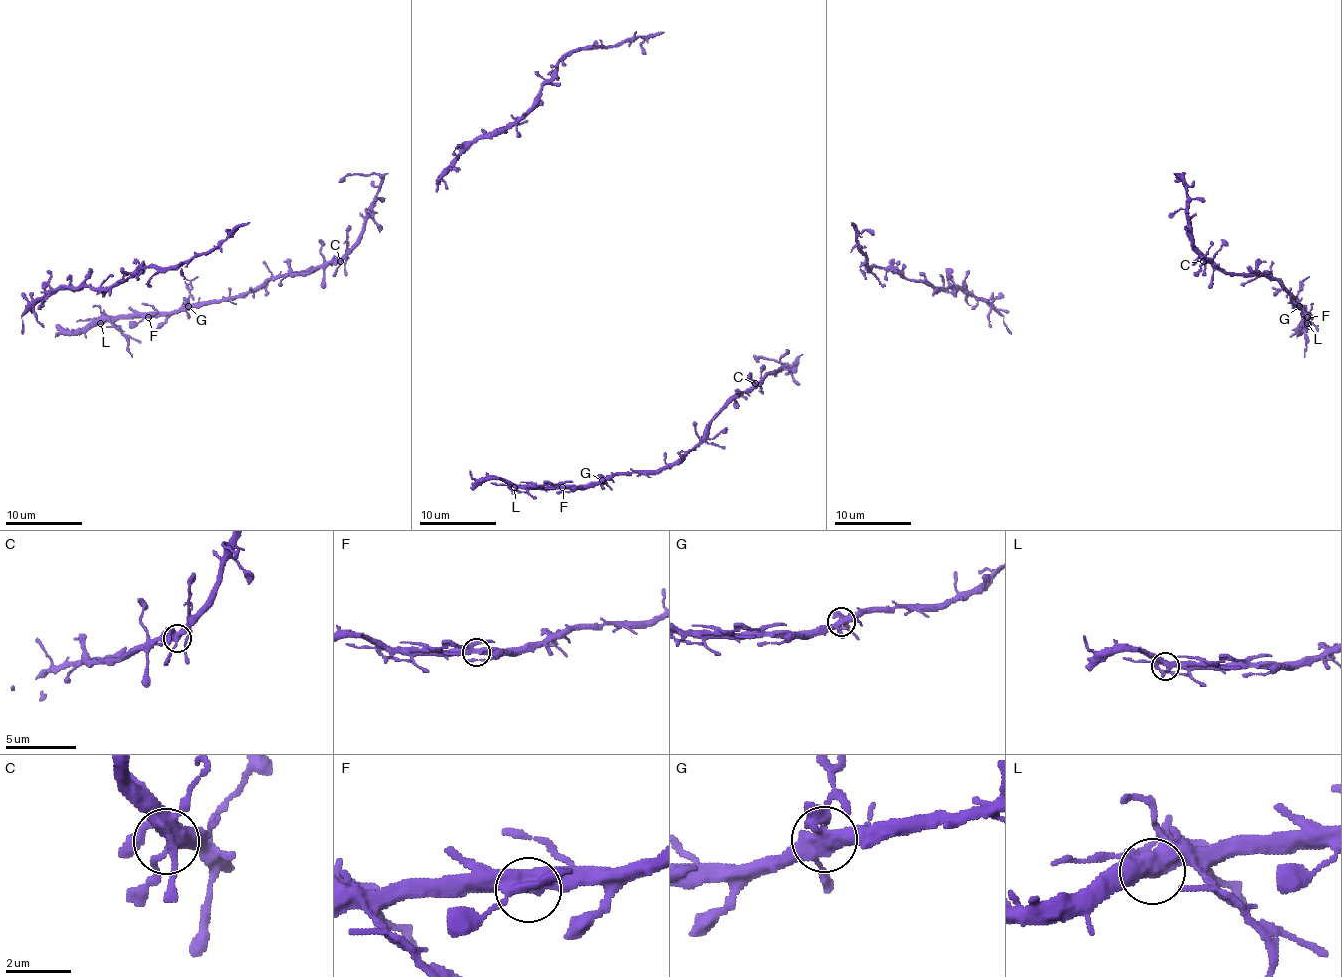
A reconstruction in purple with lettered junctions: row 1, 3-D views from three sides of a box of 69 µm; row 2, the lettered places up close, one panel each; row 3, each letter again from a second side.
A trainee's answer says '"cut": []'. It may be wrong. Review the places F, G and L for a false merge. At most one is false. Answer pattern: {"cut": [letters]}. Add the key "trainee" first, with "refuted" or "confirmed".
{"trainee": "confirmed", "cut": []}

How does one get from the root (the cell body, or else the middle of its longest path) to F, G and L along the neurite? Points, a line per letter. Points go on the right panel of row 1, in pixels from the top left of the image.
F: (1289, 336), (1299, 332), (1307, 317)
G: (1289, 336), (1297, 334), (1307, 321), (1305, 311), (1299, 305)
L: (1289, 336), (1297, 334), (1307, 323)

